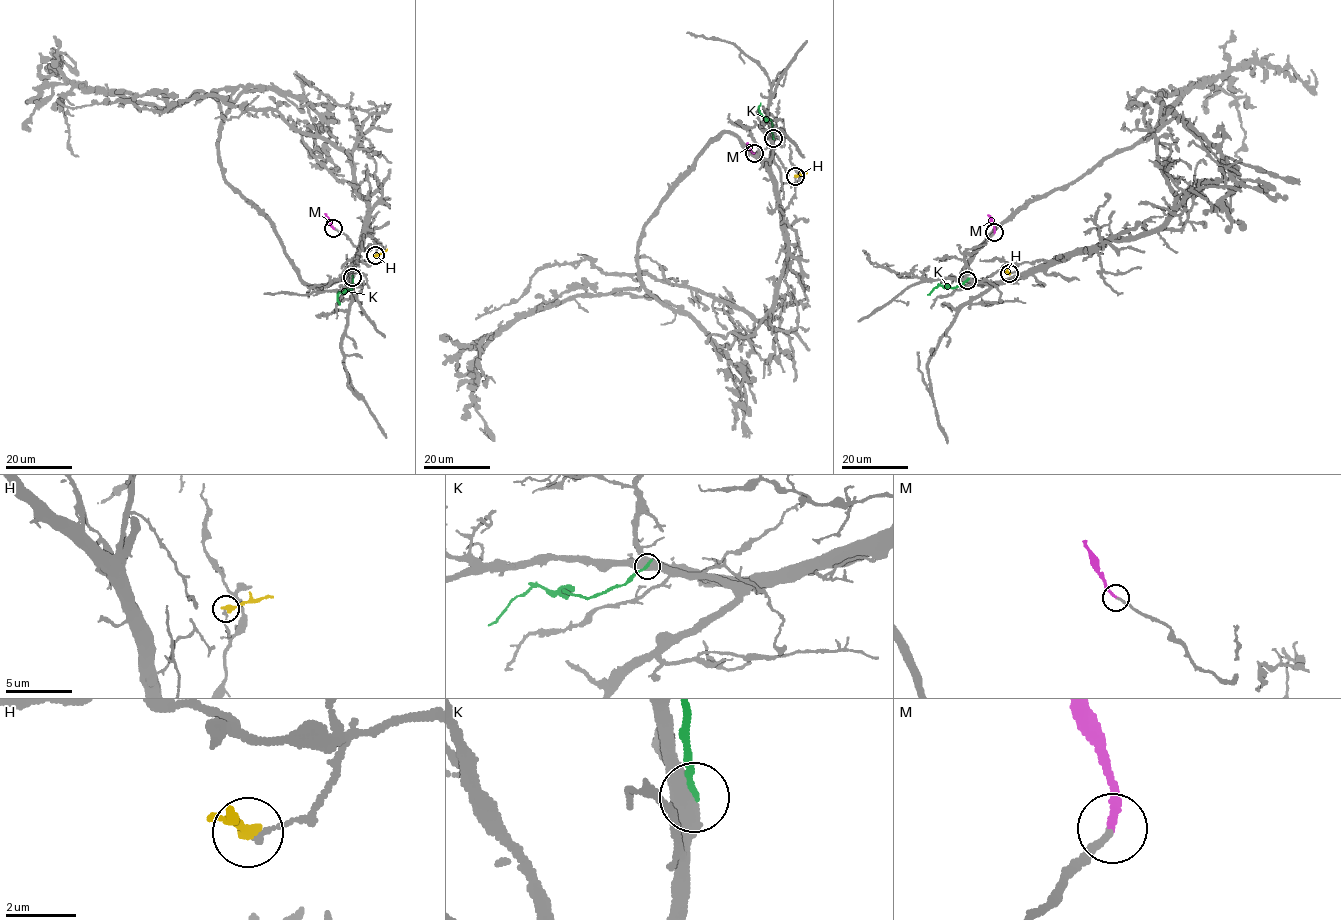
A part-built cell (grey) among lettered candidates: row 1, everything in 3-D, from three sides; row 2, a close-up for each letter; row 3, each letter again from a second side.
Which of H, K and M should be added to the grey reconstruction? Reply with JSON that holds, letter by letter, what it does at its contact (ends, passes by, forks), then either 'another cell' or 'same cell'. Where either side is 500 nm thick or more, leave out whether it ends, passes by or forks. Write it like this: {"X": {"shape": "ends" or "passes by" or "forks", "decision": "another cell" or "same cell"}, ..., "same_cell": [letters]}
{"H": {"shape": "ends", "decision": "another cell"}, "K": {"shape": "ends", "decision": "another cell"}, "M": {"shape": "ends", "decision": "same cell"}, "same_cell": ["M"]}

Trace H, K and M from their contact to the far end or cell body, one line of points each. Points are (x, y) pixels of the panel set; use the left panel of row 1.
H: (375, 255), (387, 249)
K: (353, 277), (351, 289), (338, 294), (339, 304)
M: (333, 228), (326, 214)

